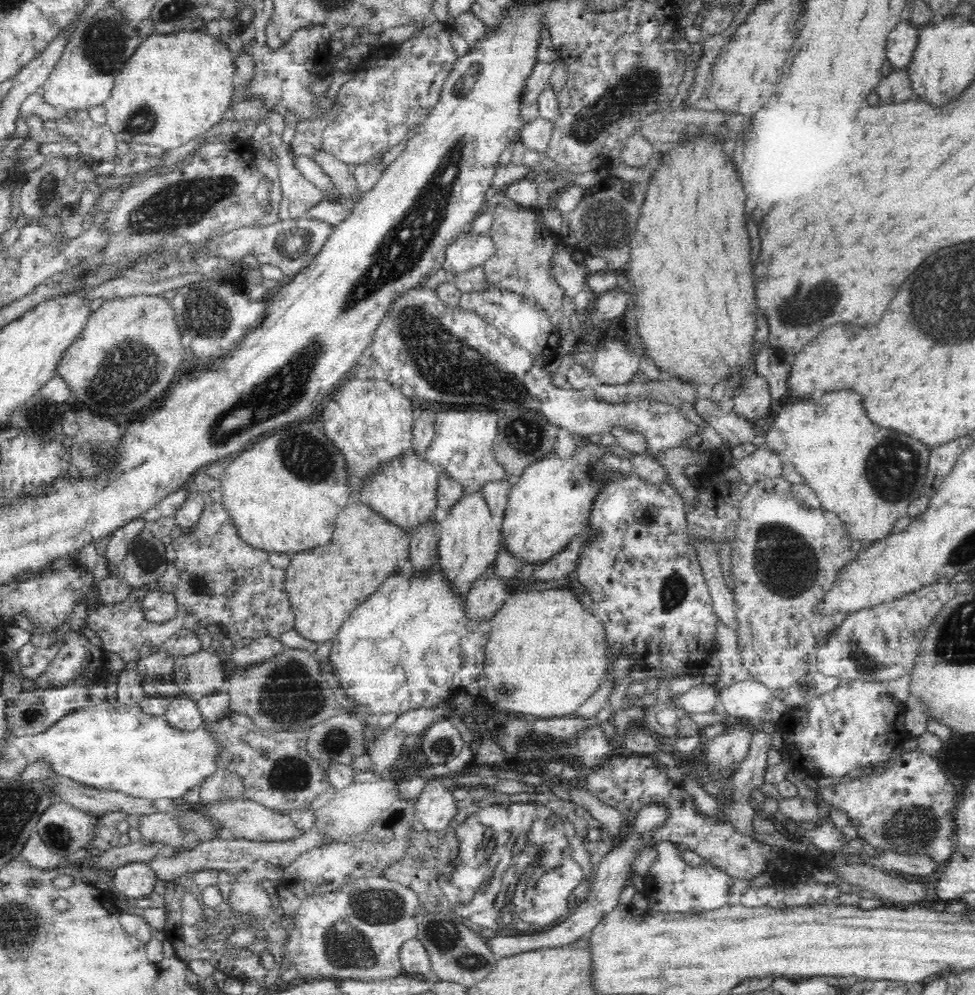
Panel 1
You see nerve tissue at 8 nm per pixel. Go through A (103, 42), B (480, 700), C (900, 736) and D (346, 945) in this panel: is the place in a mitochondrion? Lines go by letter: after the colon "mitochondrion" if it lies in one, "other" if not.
A: mitochondrion
B: other
C: other
D: mitochondrion

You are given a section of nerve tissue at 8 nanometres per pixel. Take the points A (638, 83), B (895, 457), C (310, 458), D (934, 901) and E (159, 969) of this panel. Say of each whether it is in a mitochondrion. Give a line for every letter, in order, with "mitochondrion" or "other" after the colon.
A: mitochondrion
B: mitochondrion
C: mitochondrion
D: other
E: other

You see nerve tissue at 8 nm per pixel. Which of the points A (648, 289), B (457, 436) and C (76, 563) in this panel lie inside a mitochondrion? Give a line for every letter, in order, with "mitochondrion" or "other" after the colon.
A: other
B: other
C: other

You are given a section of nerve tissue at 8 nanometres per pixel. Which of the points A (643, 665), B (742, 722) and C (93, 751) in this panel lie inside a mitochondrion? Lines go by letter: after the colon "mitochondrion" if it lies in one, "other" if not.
A: other
B: other
C: other

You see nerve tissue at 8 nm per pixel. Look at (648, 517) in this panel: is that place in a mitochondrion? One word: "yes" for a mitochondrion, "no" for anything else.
no

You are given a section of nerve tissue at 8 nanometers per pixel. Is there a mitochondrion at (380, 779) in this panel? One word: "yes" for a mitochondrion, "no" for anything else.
no

